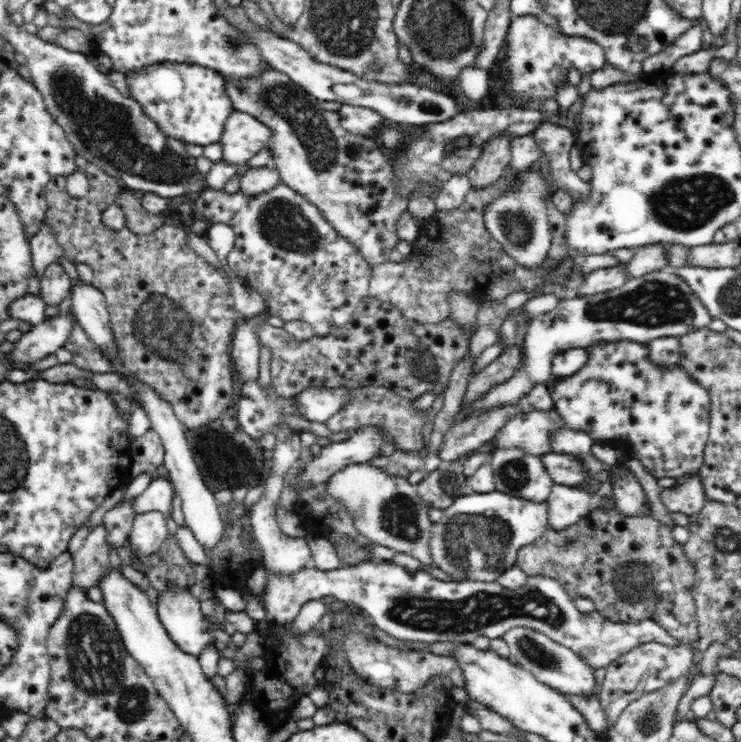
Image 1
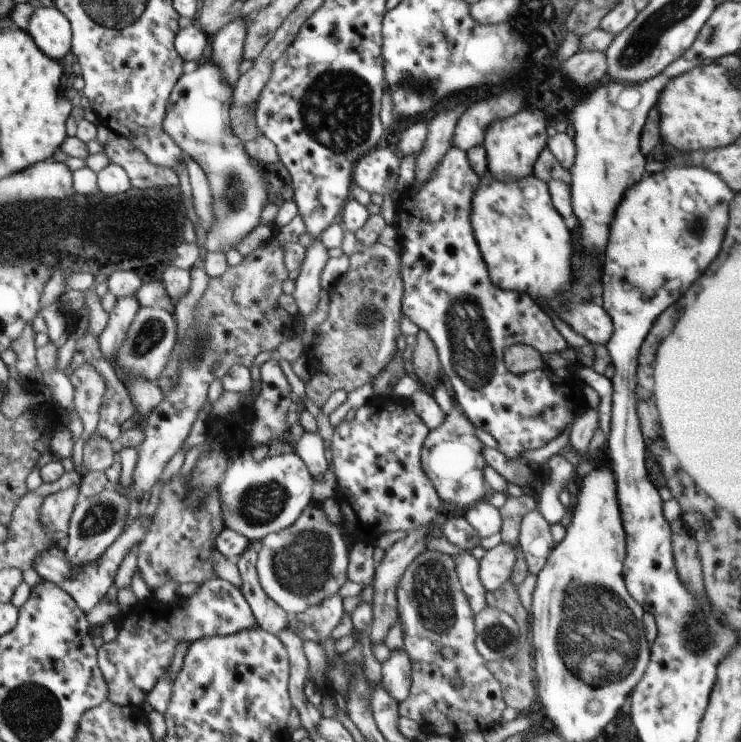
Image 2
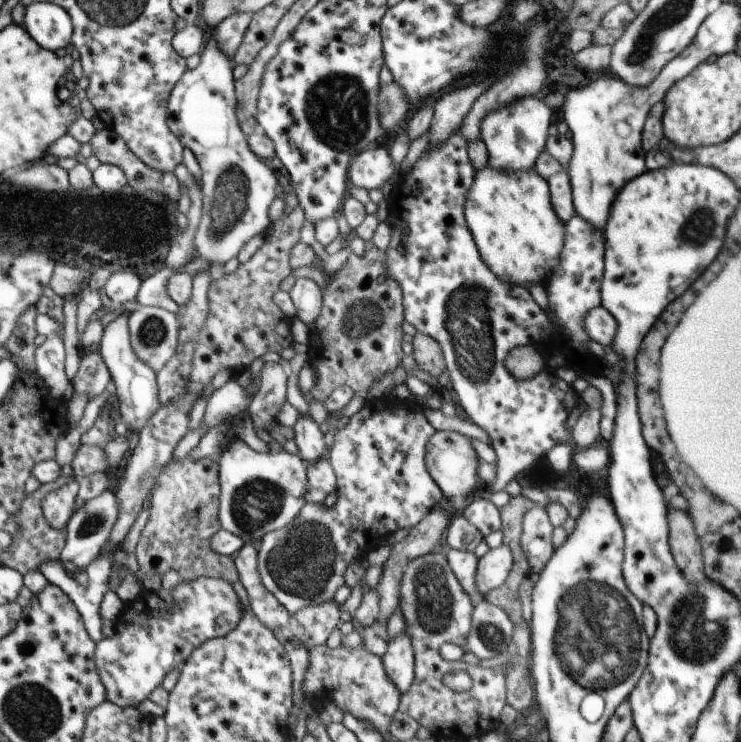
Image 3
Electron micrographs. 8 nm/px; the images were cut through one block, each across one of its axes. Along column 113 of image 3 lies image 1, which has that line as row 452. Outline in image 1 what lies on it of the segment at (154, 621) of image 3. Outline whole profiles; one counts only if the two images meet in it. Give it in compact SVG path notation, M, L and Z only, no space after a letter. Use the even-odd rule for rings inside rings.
M618 340L614 342L594 342L586 346L588 351L589 361L586 362L585 366L582 366L578 373L572 377L560 378L558 384L553 388L551 394L554 408L557 412L565 419L565 425L568 429L582 431L589 434L589 436L595 442L610 441L615 442L619 445L619 450L622 453L630 452L625 448L625 441L629 439L630 445L634 448L634 452L637 455L640 463L647 468L648 472L654 476L654 478L662 478L668 476L668 478L675 478L682 481L682 476L686 475L687 472L697 472L703 464L703 451L706 448L707 439L710 433L710 396L702 386L698 385L698 382L692 381L687 374L683 372L683 369L679 366L672 368L659 368L656 366L648 356L647 345L640 343L632 343L630 341Z

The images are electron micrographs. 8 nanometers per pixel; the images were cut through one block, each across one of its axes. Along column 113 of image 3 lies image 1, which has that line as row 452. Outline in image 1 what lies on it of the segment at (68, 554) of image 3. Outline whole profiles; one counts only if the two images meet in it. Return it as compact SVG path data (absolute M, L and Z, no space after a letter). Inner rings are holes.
M502 448L491 454L496 491L532 502L547 500L554 481L541 456L533 456L522 448Z

